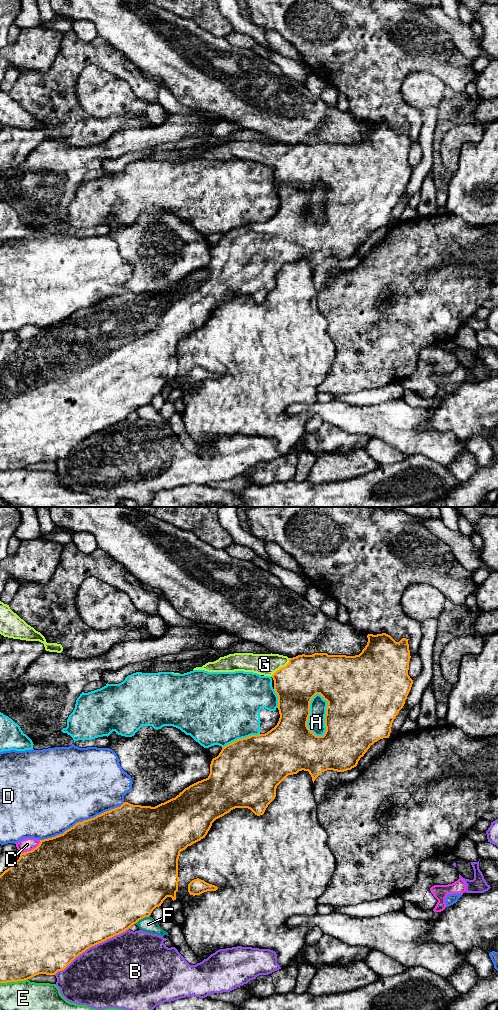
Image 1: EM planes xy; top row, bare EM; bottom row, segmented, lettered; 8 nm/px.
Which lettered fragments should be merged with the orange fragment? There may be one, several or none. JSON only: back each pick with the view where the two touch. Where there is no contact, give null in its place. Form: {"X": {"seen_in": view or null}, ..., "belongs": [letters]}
{"G": {"seen_in": "xy"}, "belongs": ["G"]}

